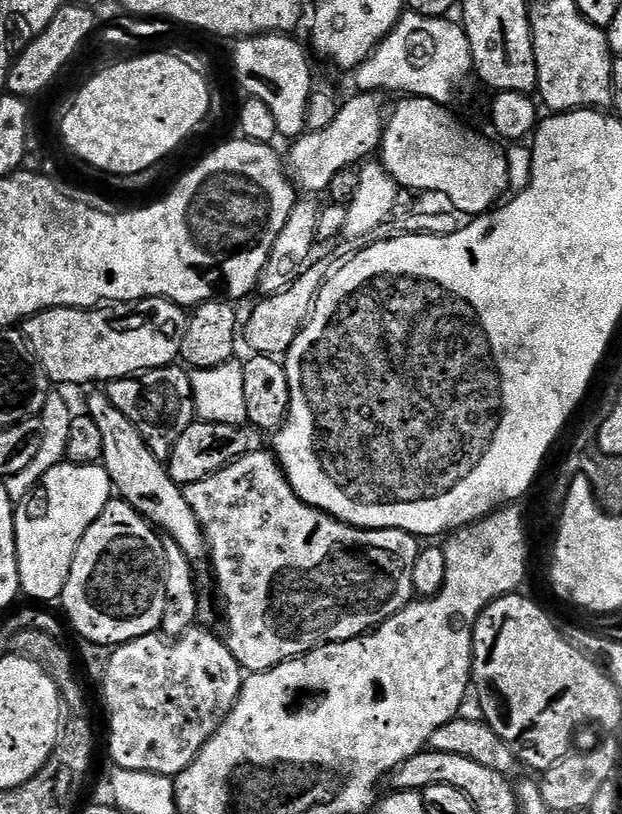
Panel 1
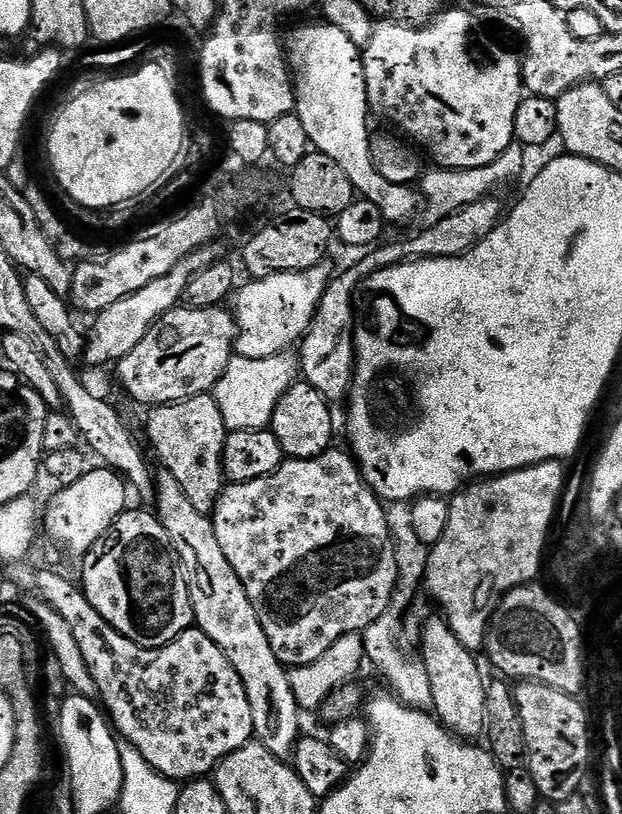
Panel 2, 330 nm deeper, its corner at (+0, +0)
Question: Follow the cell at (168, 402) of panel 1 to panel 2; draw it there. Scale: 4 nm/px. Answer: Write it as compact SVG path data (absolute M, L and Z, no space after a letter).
M205 394L202 396L191 396L185 400L179 400L173 404L157 404L151 409L148 416L148 440L156 451L156 456L161 460L163 471L174 474L178 486L182 486L182 494L190 498L194 510L210 514L220 497L220 491L226 487L224 478L224 438L226 429L222 410L218 406L215 395Z

